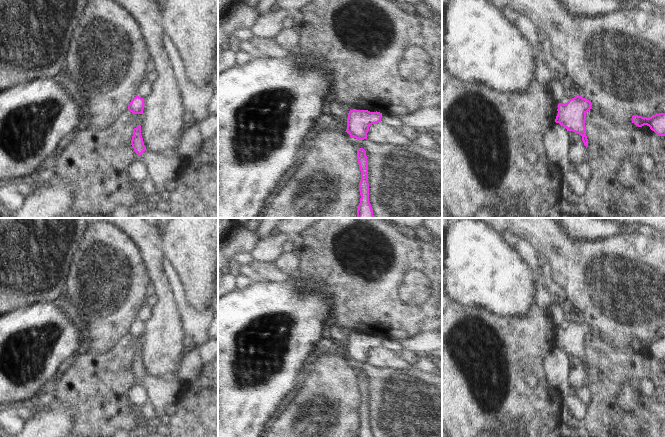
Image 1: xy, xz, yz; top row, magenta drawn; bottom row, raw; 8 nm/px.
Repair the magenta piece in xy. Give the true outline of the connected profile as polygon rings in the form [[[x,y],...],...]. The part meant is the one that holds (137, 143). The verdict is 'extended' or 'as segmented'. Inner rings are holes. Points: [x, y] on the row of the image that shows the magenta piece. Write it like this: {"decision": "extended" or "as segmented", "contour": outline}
{"decision": "as segmented", "contour": [[[138,125],[136,128],[133,129],[131,145],[138,156],[140,156],[144,151],[147,150],[141,136],[141,125]]]}

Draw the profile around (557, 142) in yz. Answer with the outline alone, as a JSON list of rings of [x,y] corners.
[[[559,123],[551,124],[544,137],[545,155],[563,175],[573,169],[569,159],[571,144],[569,131]]]

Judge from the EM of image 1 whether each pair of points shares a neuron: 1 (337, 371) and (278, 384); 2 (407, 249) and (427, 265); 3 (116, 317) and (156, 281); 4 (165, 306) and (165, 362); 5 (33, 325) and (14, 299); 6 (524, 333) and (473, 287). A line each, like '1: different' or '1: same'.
1: different
2: same
3: different
4: same
5: different
6: different

